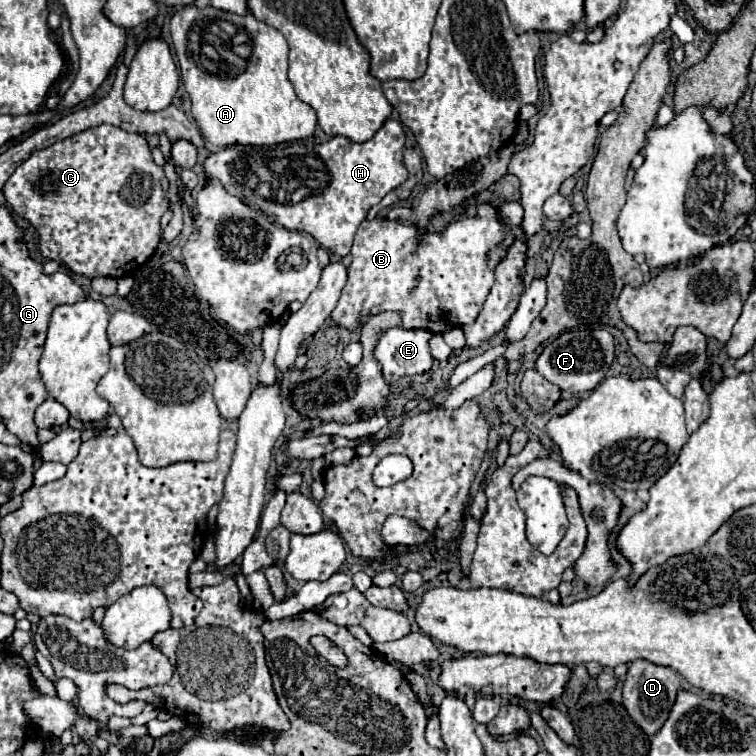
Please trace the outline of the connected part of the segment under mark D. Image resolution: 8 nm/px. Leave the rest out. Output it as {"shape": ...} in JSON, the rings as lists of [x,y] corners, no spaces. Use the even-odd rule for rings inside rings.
{"shape":[[[635,660],[629,664],[629,672],[627,672],[627,678],[623,684],[623,706],[627,708],[629,716],[647,734],[655,734],[663,726],[663,722],[667,720],[667,716],[675,704],[679,686],[681,686],[681,682],[679,682],[679,674],[675,670],[651,664],[647,660]]]}

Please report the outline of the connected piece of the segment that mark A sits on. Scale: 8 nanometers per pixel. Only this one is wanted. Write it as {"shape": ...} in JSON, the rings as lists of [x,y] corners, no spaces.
{"shape":[[[195,4],[181,8],[171,18],[173,44],[179,58],[181,80],[193,104],[193,118],[201,130],[201,136],[215,146],[253,144],[271,146],[281,142],[293,142],[309,138],[315,132],[317,116],[311,106],[301,102],[287,78],[287,40],[285,36],[267,26],[255,16],[235,16],[231,12],[219,12],[217,8],[197,8]]]}

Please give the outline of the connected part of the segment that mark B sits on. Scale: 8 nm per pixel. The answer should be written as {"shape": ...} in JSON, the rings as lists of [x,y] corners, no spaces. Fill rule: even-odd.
{"shape":[[[493,202],[477,204],[475,216],[451,222],[443,232],[419,232],[413,224],[389,222],[381,216],[377,216],[375,220],[365,220],[353,240],[353,262],[349,266],[349,280],[343,288],[337,308],[331,314],[333,322],[347,330],[355,330],[359,318],[385,310],[395,310],[401,312],[403,326],[409,330],[449,332],[459,324],[473,324],[479,316],[483,300],[487,298],[495,282],[494,272],[489,268],[489,252],[507,240],[507,232],[509,228],[501,220],[499,208]]]}

